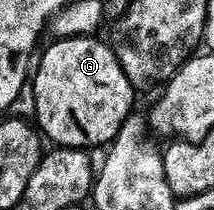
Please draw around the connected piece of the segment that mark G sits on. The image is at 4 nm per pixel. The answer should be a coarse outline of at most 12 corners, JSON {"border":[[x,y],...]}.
{"border":[[65,36],[30,76],[53,145],[92,150],[133,115],[107,39]]}

